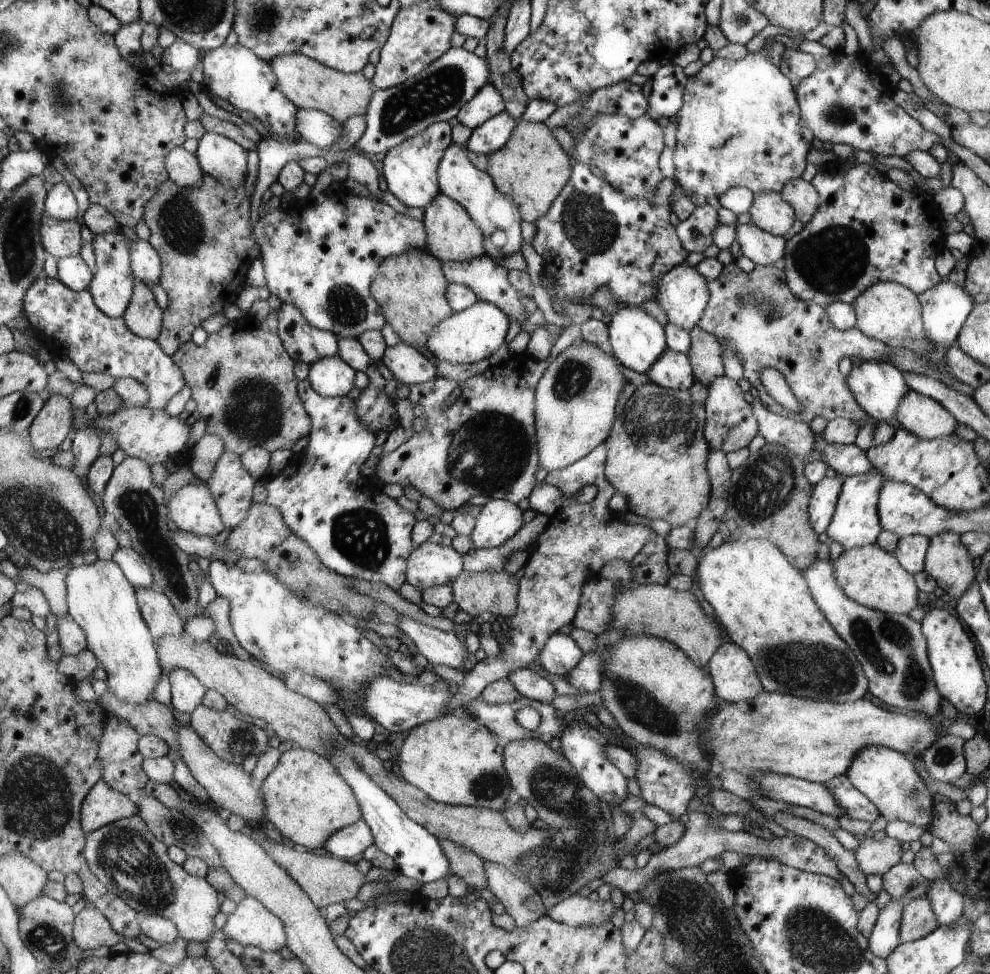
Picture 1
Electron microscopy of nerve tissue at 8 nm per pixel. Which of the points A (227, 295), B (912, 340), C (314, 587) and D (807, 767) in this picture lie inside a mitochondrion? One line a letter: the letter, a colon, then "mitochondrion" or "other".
A: other
B: mitochondrion
C: mitochondrion
D: other

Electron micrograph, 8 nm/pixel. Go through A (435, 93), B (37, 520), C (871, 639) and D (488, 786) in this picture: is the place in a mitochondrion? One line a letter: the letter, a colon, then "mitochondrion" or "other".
A: mitochondrion
B: mitochondrion
C: mitochondrion
D: mitochondrion

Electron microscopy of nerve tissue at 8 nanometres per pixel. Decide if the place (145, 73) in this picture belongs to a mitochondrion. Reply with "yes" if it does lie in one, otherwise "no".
no

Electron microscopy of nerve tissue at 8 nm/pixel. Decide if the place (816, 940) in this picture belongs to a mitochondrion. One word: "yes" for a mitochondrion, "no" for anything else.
yes

